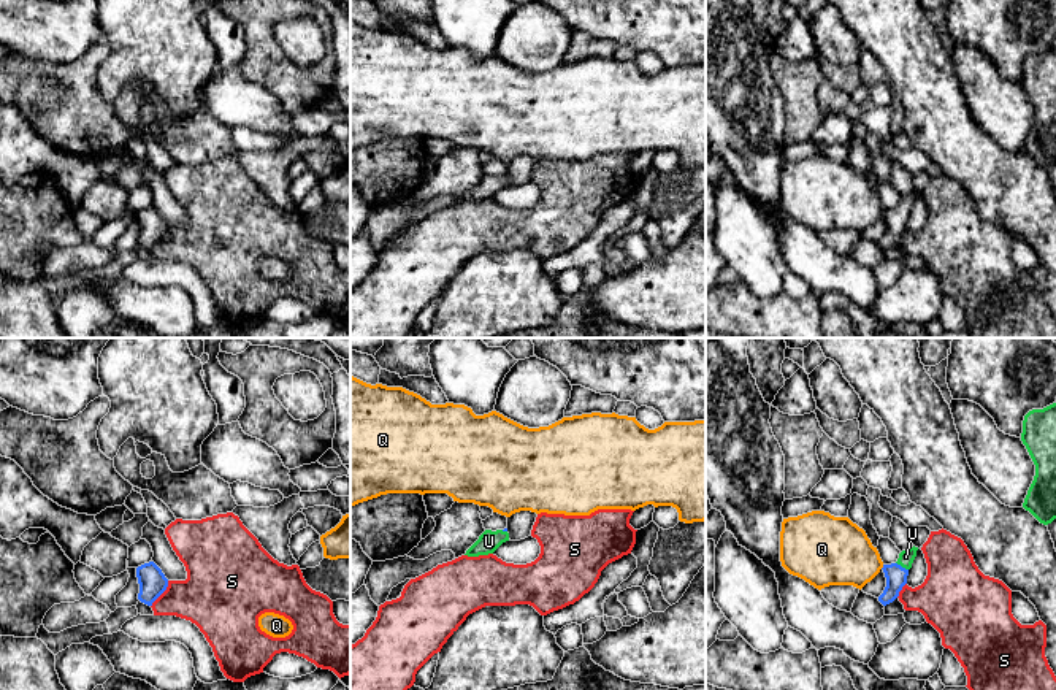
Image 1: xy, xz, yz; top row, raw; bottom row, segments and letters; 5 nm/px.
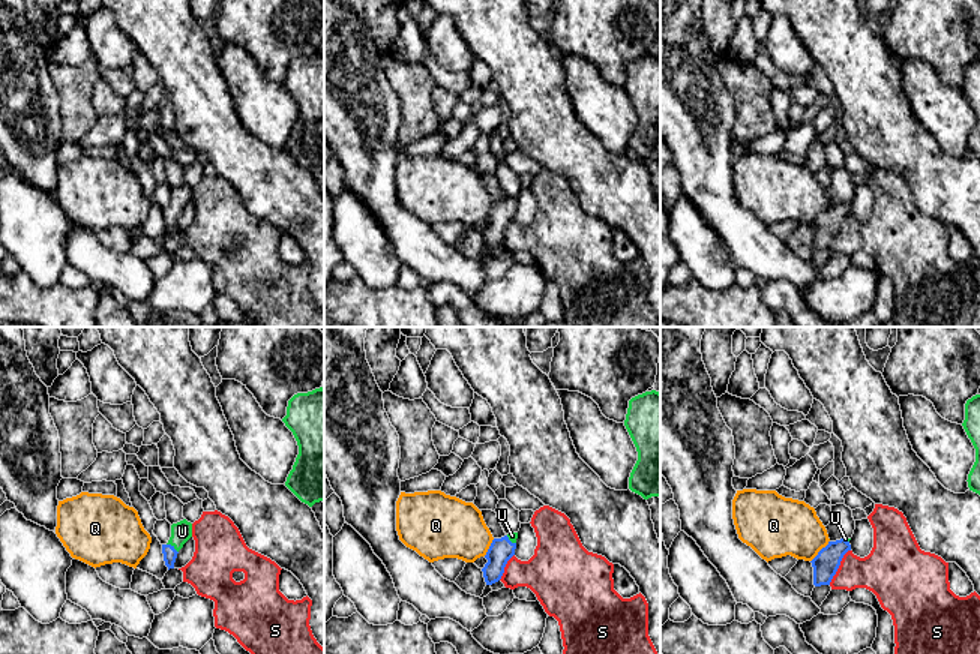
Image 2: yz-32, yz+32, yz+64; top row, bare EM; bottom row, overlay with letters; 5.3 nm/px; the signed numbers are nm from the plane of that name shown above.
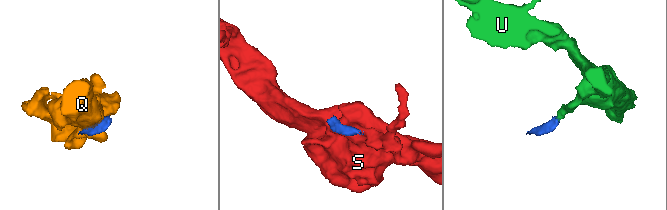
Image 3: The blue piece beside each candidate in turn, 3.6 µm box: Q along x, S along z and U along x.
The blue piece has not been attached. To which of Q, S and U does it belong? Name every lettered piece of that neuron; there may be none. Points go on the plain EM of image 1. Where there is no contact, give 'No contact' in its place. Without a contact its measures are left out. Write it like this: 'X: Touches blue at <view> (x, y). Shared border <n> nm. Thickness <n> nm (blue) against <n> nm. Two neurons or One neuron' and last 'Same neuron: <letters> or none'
Q: Touches blue at yz (883, 211). Shared border 30 nm. Thickness 110 nm (blue) against 340 nm. Two neurons
S: Touches blue at xy (162, 237). Shared border 160 nm. Thickness 140 nm (blue) against 320 nm. Two neurons
U: Touches blue at yz (901, 211). Shared border 80 nm. Thickness 110 nm (blue) against 80 nm. One neuron
Same neuron: U

